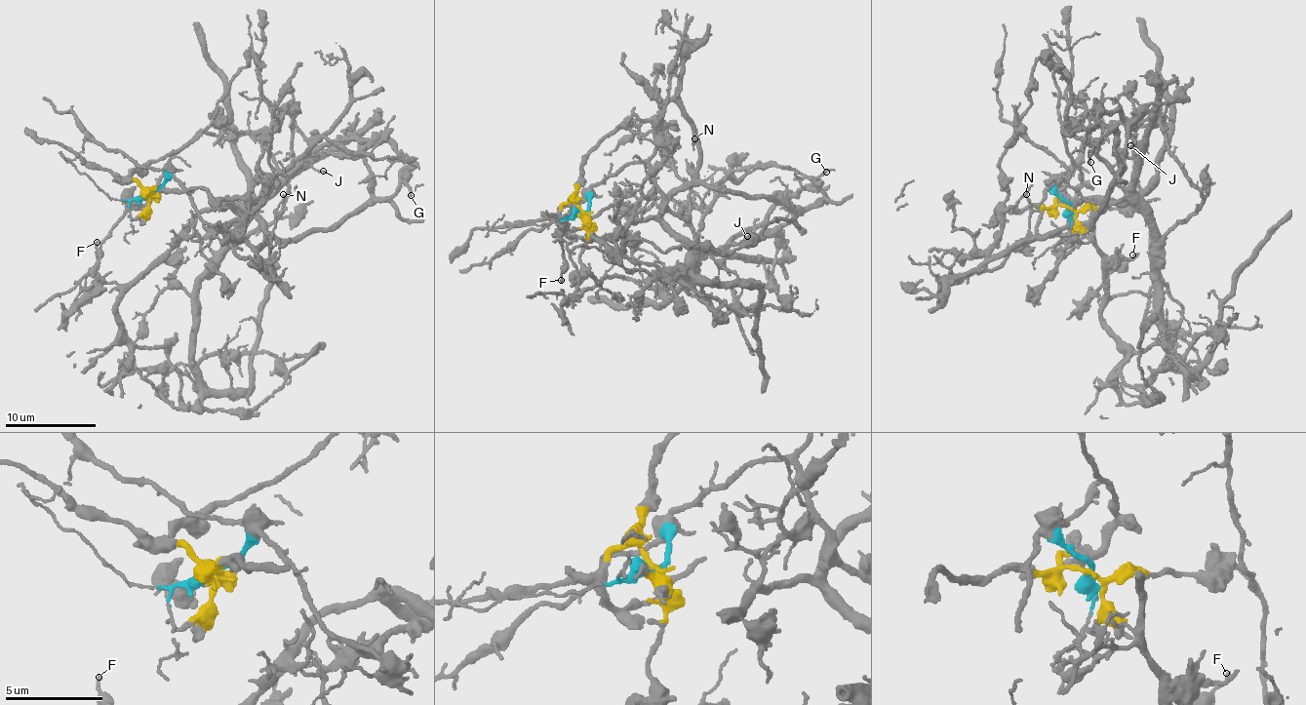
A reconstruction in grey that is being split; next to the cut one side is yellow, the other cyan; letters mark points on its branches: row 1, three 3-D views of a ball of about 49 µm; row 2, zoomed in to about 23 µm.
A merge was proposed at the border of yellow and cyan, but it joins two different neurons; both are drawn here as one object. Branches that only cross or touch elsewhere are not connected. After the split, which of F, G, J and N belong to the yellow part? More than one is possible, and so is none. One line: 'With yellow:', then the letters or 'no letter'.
With yellow: F, G, N

